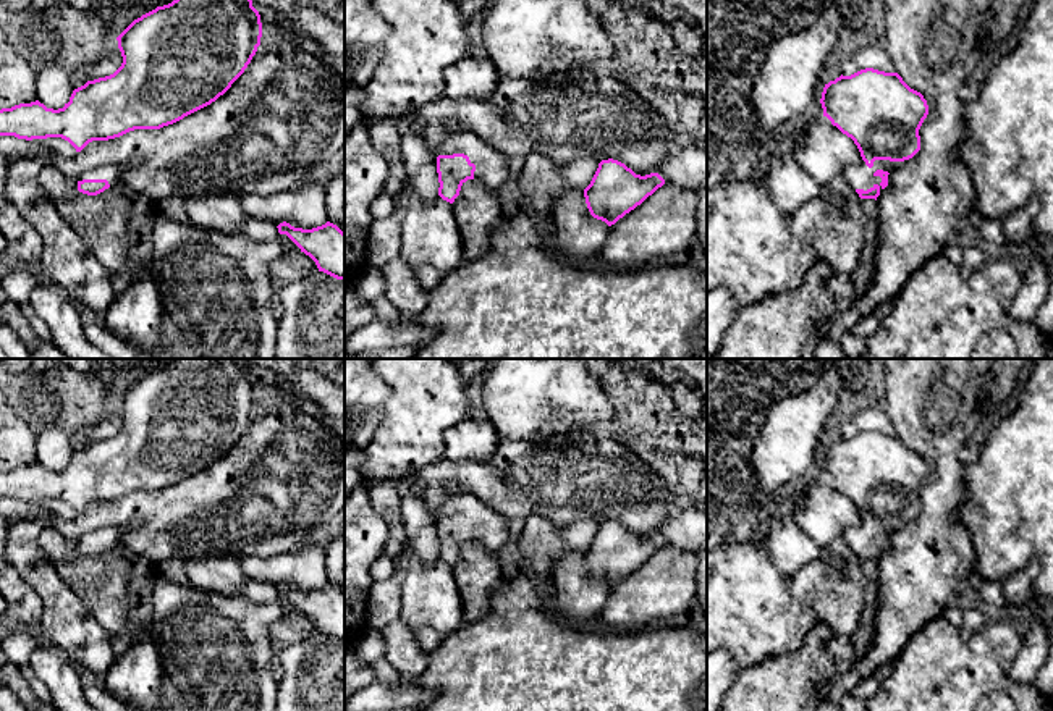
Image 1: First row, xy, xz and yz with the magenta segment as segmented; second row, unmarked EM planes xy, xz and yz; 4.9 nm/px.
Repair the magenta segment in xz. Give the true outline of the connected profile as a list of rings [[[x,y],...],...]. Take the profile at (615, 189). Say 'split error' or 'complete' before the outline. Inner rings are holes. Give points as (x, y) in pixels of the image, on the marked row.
complete | [[[608,158],[598,163],[584,197],[590,215],[611,226],[663,184],[658,173],[641,176],[624,163]]]

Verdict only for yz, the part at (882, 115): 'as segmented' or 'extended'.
extended

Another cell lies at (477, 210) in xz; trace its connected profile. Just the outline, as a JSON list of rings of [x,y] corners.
[[[479,179],[463,183],[453,213],[463,239],[463,259],[474,260],[490,249],[492,233],[505,221],[497,192]]]

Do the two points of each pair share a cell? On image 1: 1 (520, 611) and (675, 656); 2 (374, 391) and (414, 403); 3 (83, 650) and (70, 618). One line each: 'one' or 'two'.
1: one
2: two
3: one

